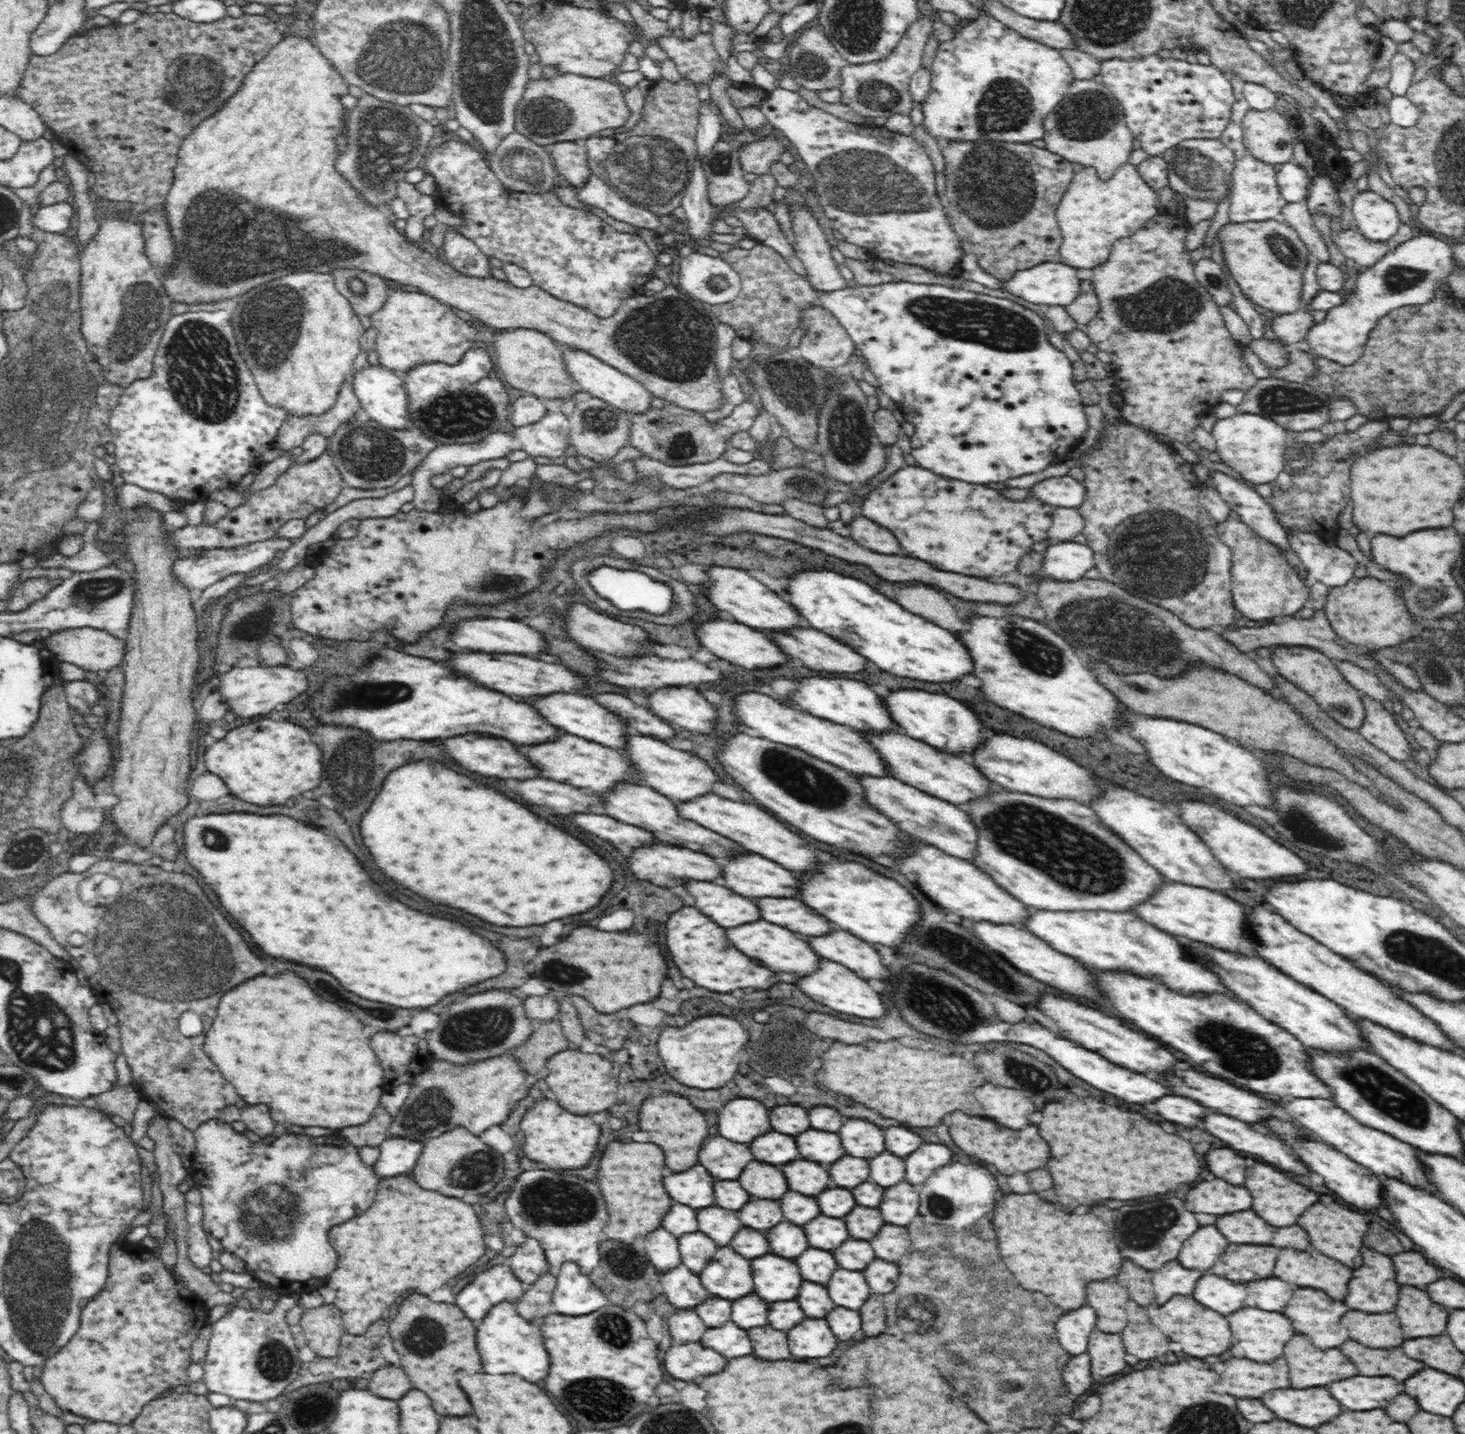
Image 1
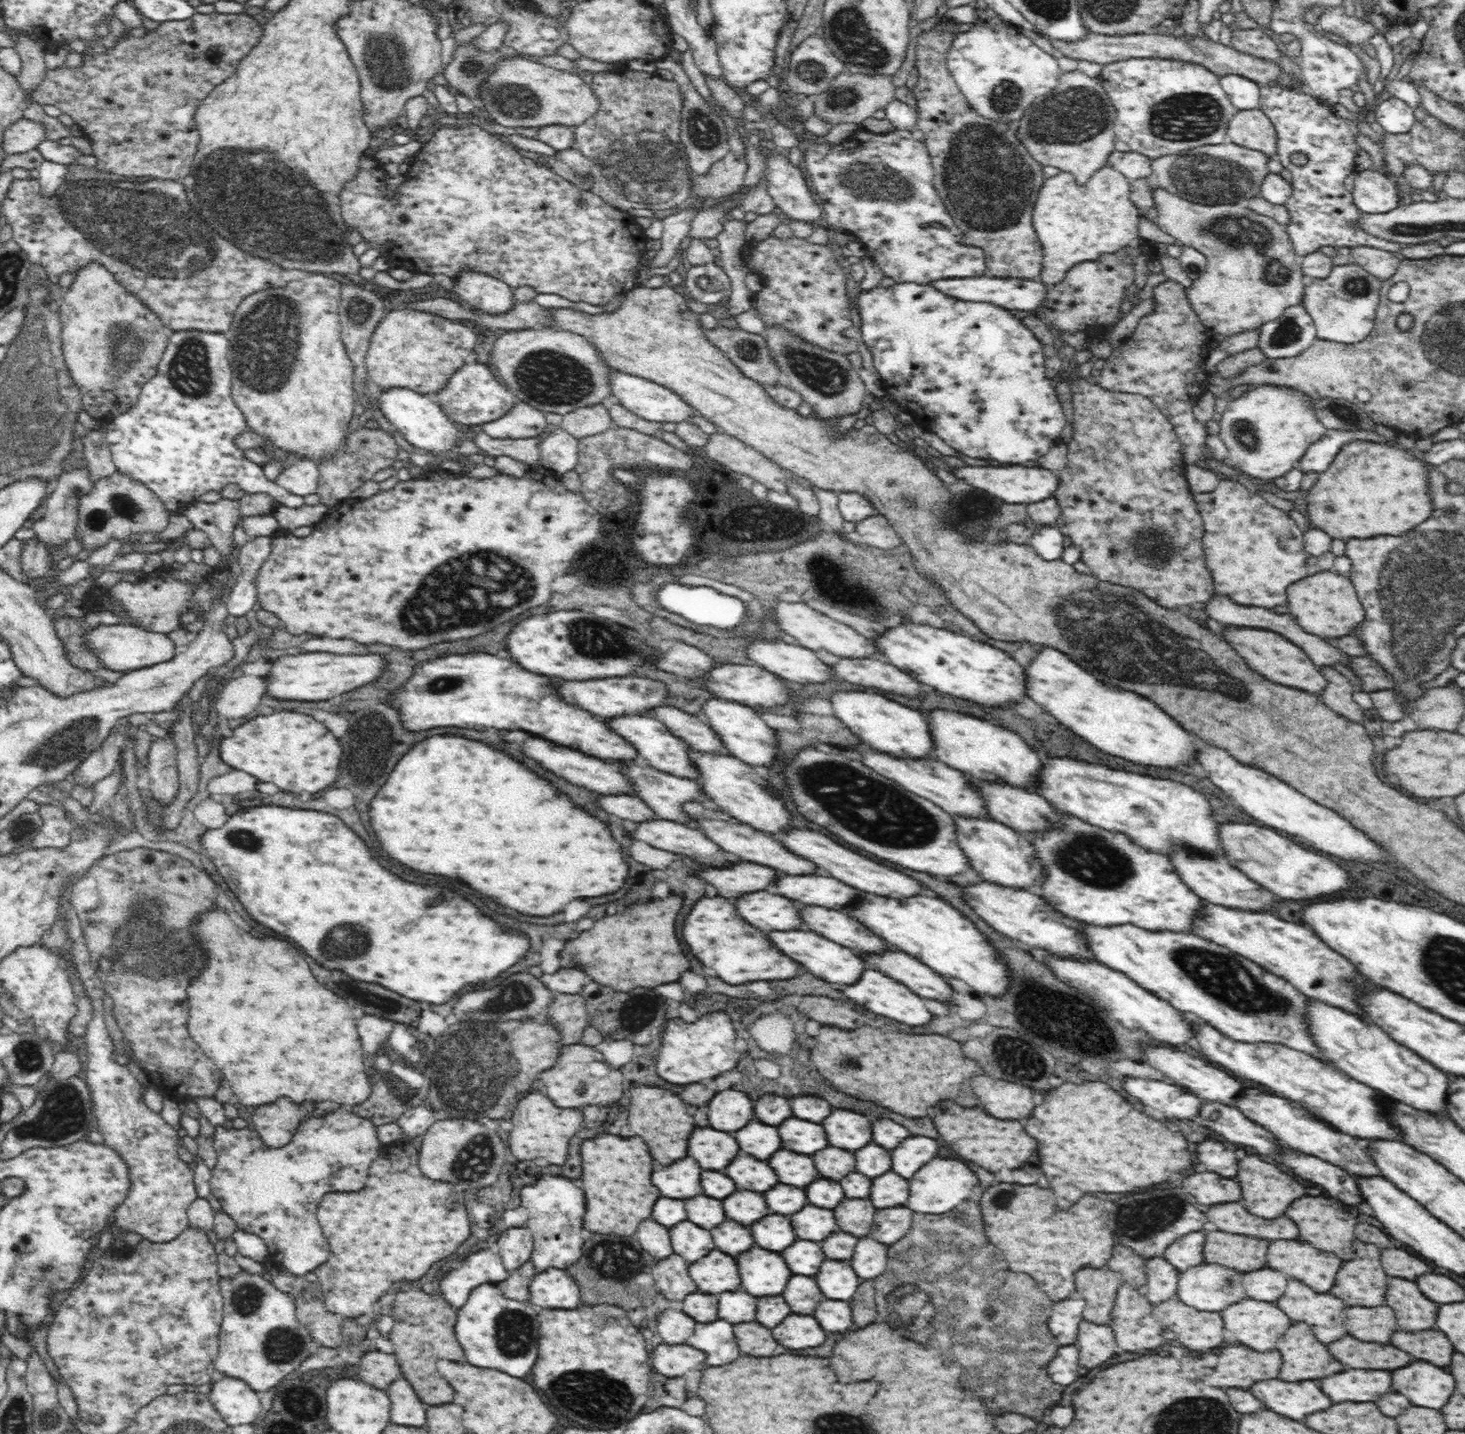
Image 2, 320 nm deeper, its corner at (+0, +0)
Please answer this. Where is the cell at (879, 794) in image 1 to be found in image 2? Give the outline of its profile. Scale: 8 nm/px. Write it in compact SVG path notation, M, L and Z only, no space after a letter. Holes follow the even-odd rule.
M957 816L955 828L959 848L984 880L1018 889L1042 884L1042 864L1034 860L1034 848L1030 848L1030 842L1026 840L1026 836L1022 836L1022 833L992 818L979 817Z

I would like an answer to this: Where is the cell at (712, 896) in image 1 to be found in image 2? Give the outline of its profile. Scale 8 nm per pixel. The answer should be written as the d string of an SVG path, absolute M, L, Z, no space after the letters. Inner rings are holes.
M770 892L744 894L736 900L736 908L746 922L760 930L802 930L798 908L792 900L786 900L784 896L774 896Z

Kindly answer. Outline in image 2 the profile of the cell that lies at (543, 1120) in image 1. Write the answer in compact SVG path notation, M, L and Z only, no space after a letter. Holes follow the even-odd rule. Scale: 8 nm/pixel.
M528 1094L518 1100L518 1106L512 1114L512 1132L510 1132L510 1150L518 1160L546 1158L550 1164L562 1166L568 1156L568 1142L574 1132L582 1126L582 1112L574 1108L558 1108L544 1094Z

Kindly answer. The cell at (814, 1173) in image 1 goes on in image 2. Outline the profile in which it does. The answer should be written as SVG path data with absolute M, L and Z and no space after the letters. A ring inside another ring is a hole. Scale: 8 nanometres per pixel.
M778 1150L770 1158L770 1166L774 1168L782 1184L792 1184L798 1188L804 1188L808 1186L808 1182L820 1178L810 1156L802 1156L788 1150Z

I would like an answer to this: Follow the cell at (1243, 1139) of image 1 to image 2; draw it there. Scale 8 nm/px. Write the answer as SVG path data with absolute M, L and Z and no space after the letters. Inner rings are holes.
M1286 1152L1282 1156L1282 1164L1292 1168L1300 1178L1322 1186L1328 1194L1342 1200L1344 1204L1362 1204L1362 1196L1358 1196L1358 1184L1354 1176L1350 1176L1342 1168L1325 1160L1318 1160L1316 1156L1296 1152Z

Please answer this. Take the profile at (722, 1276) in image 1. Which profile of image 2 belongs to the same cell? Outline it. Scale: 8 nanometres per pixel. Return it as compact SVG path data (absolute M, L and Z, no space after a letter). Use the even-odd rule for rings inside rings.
M718 1249L709 1252L696 1262L689 1263L689 1275L697 1284L698 1291L704 1294L720 1295L740 1288L740 1274L736 1260Z

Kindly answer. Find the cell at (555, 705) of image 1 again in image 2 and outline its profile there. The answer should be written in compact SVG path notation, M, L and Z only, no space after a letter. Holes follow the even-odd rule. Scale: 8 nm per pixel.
M644 716L612 718L610 728L616 734L620 734L624 740L628 740L634 746L634 750L640 756L648 759L655 769L690 780L696 778L696 768L692 766L691 760L688 758L688 753L692 752L691 746L685 740L674 736L656 716L650 716L650 718L644 718Z

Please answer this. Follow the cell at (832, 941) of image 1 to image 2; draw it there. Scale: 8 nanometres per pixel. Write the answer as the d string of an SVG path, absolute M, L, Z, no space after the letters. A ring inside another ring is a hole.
M886 952L882 956L864 954L868 964L878 966L886 976L898 980L900 984L906 984L912 992L916 992L922 998L932 998L944 1002L954 1000L952 986L946 981L946 977L934 972L927 964L905 952Z

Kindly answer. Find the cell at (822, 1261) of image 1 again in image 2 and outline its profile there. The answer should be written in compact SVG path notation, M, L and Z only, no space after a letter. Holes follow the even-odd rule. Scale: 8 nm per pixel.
M796 1240L786 1250L782 1250L782 1258L786 1260L788 1268L794 1274L802 1276L814 1276L818 1268L825 1262L823 1250L818 1242L810 1240Z

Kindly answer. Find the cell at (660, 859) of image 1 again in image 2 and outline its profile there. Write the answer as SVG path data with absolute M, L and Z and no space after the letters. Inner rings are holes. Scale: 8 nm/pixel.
M740 862L732 868L708 868L702 870L700 876L716 886L718 894L724 898L738 898L746 892L758 892L766 890L770 884L774 884L774 876L778 876L772 868Z

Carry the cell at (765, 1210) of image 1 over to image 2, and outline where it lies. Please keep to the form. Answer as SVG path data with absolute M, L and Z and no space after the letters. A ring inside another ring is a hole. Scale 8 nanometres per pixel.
M742 1190L742 1192L734 1192L728 1198L722 1200L724 1212L728 1218L740 1222L740 1224L754 1224L756 1220L764 1218L770 1210L764 1202L764 1198L758 1192L750 1192L750 1190Z

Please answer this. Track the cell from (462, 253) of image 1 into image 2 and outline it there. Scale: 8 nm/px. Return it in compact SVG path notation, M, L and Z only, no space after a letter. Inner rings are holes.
M463 270L454 281L453 291L474 311L500 315L514 306L513 290L497 277L476 270Z

